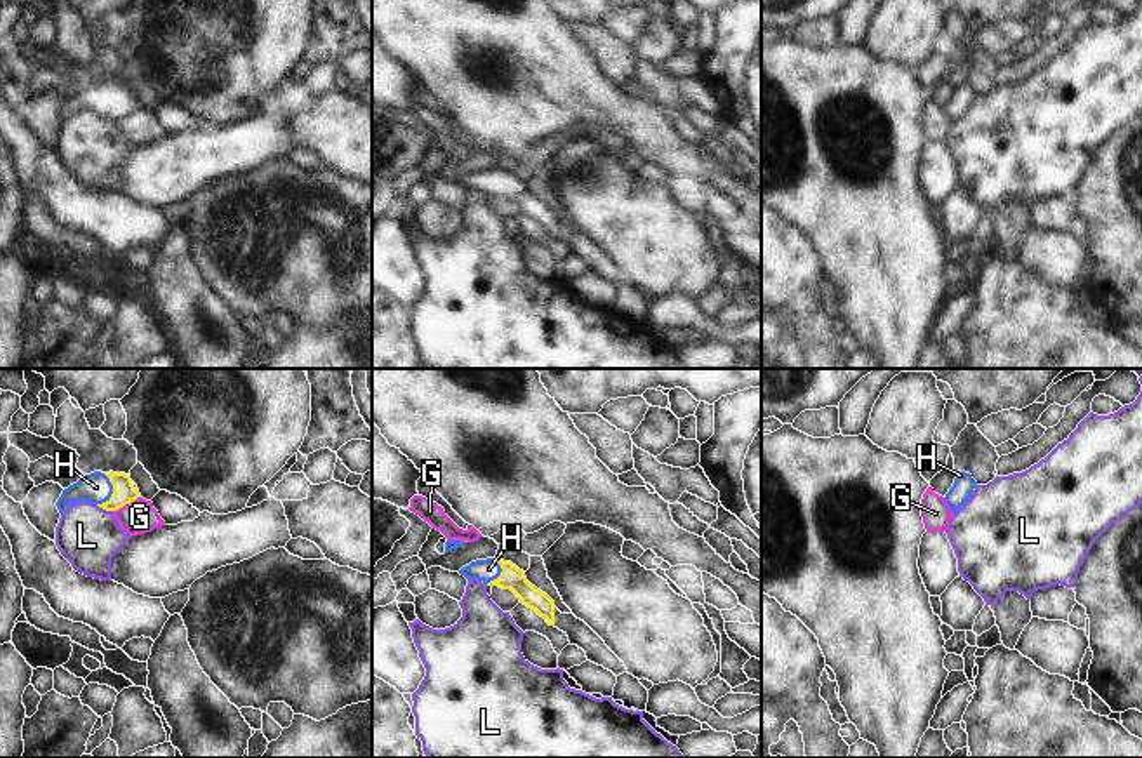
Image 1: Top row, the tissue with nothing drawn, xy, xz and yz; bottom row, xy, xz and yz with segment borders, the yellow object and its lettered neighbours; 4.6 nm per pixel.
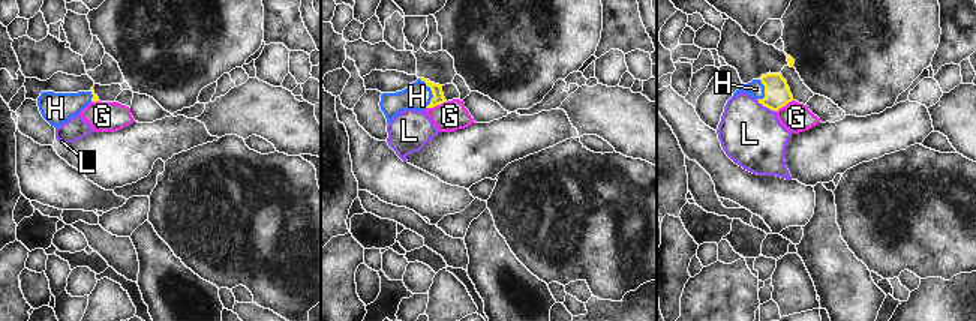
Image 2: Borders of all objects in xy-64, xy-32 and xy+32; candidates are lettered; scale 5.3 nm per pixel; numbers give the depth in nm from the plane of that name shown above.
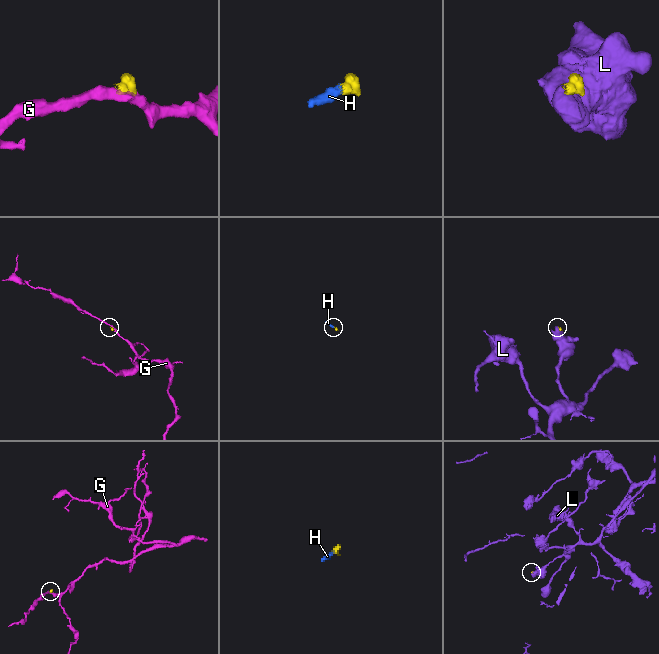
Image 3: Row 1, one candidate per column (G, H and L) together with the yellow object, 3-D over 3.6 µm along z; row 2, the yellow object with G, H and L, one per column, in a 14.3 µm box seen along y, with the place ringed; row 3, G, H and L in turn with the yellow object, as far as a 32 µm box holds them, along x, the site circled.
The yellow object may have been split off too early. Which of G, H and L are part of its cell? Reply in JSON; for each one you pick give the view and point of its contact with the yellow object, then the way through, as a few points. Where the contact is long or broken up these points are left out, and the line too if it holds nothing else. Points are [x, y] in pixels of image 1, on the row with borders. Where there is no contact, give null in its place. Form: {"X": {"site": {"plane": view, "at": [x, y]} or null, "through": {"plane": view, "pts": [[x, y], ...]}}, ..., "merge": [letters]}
{"H": {"site": {"plane": "xy", "at": [113, 489]}, "through": {"plane": "xy", "pts": [[124, 492], [113, 489], [96, 487]]}}, "merge": ["H"]}

